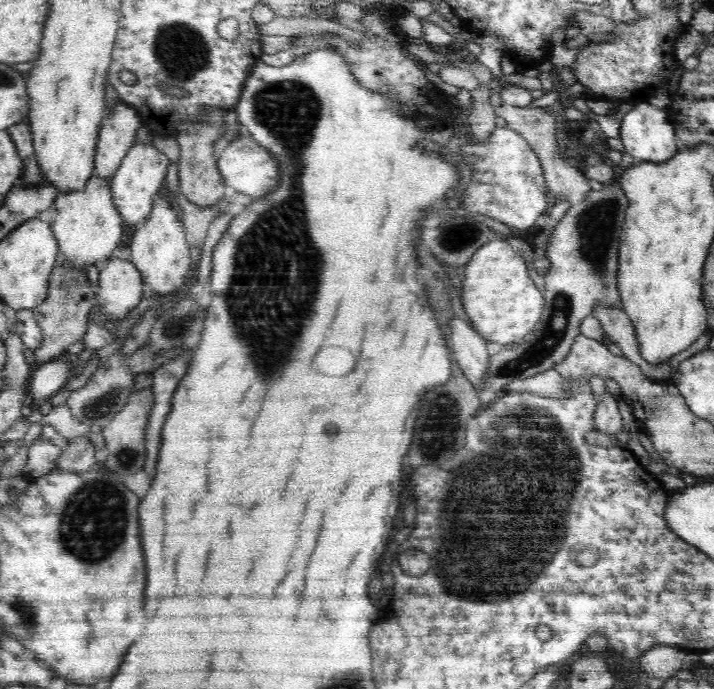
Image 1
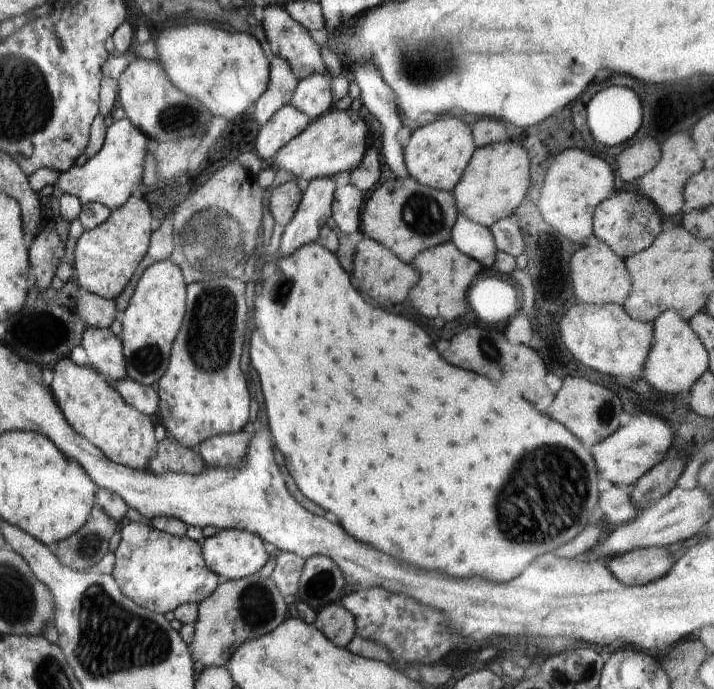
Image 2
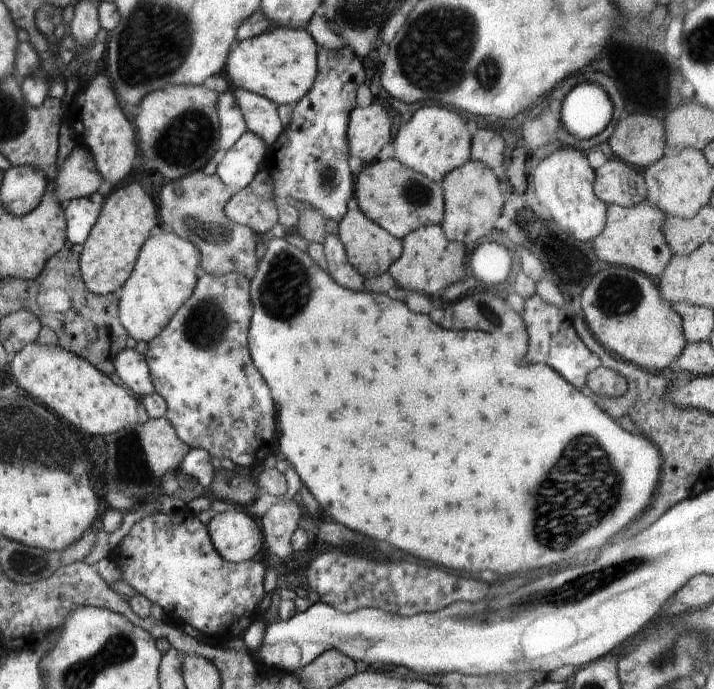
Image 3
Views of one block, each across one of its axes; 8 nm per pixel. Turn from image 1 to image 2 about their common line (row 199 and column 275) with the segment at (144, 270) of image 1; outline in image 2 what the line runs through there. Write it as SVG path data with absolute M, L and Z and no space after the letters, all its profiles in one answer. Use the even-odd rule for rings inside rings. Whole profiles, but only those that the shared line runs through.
M332 108L320 118L310 121L308 128L284 145L269 164L275 170L286 170L304 180L331 178L340 172L352 172L364 158L369 147L366 122L354 110Z

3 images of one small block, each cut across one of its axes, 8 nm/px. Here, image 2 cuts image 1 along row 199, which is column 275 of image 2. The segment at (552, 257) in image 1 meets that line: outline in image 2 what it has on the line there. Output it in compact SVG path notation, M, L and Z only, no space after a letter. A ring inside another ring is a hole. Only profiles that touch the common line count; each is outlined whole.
M256 572L238 580L221 580L216 590L198 605L198 620L193 624L194 638L189 644L193 660L198 660L205 667L226 666L230 656L242 644L280 626L282 618L288 616L288 610L288 604L272 577Z

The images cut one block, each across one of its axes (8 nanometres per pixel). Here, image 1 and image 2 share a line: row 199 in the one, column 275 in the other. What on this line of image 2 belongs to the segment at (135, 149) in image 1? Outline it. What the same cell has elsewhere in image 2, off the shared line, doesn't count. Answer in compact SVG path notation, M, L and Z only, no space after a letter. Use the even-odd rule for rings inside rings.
M292 104L282 106L266 124L261 125L254 144L257 156L268 165L284 145L308 128L310 121Z

